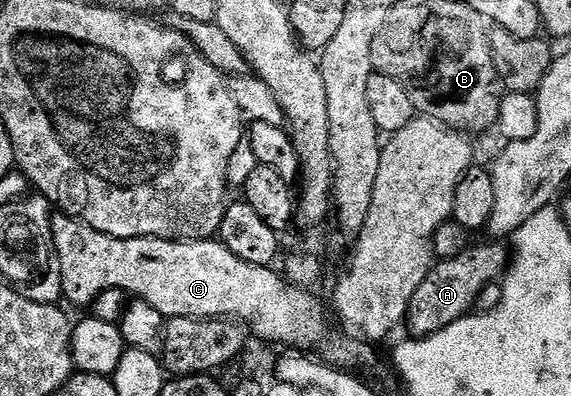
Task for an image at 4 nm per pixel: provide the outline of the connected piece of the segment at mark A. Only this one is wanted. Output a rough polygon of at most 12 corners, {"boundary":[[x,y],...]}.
{"boundary":[[504,243],[438,259],[411,298],[407,328],[430,336],[474,311],[504,277]]}

